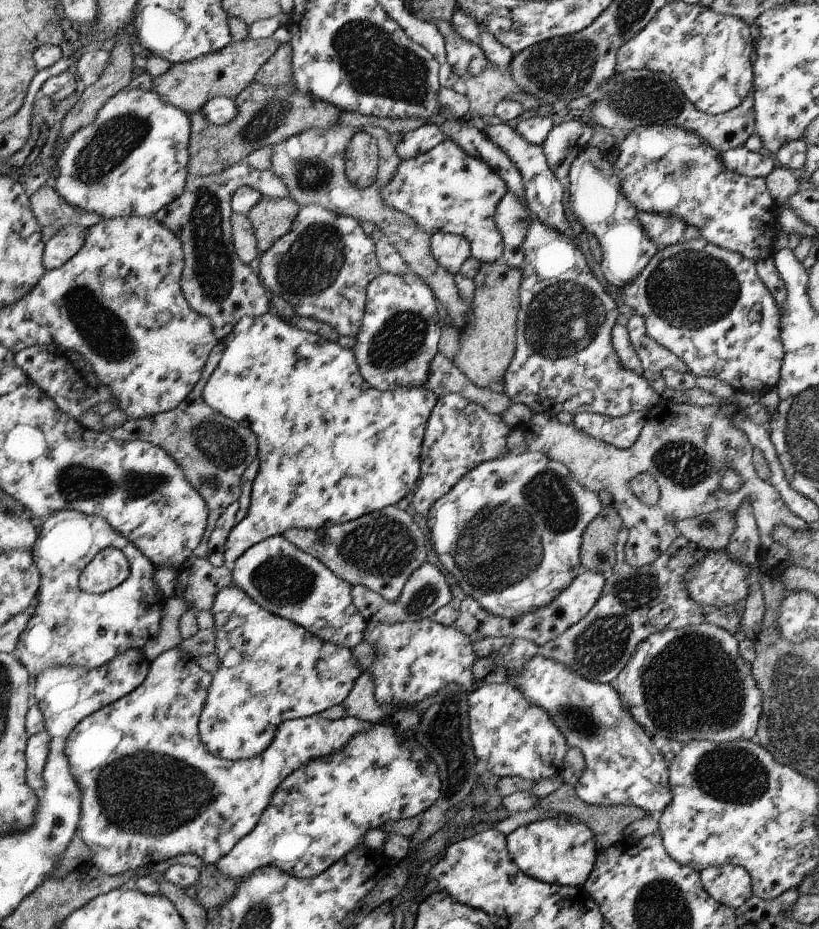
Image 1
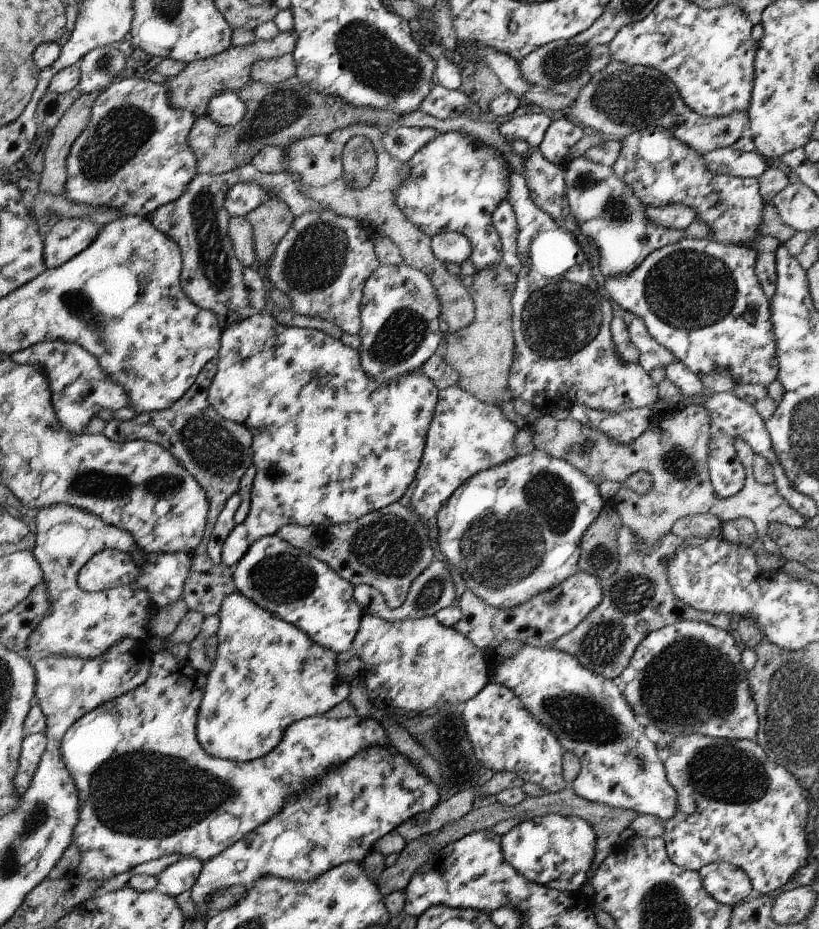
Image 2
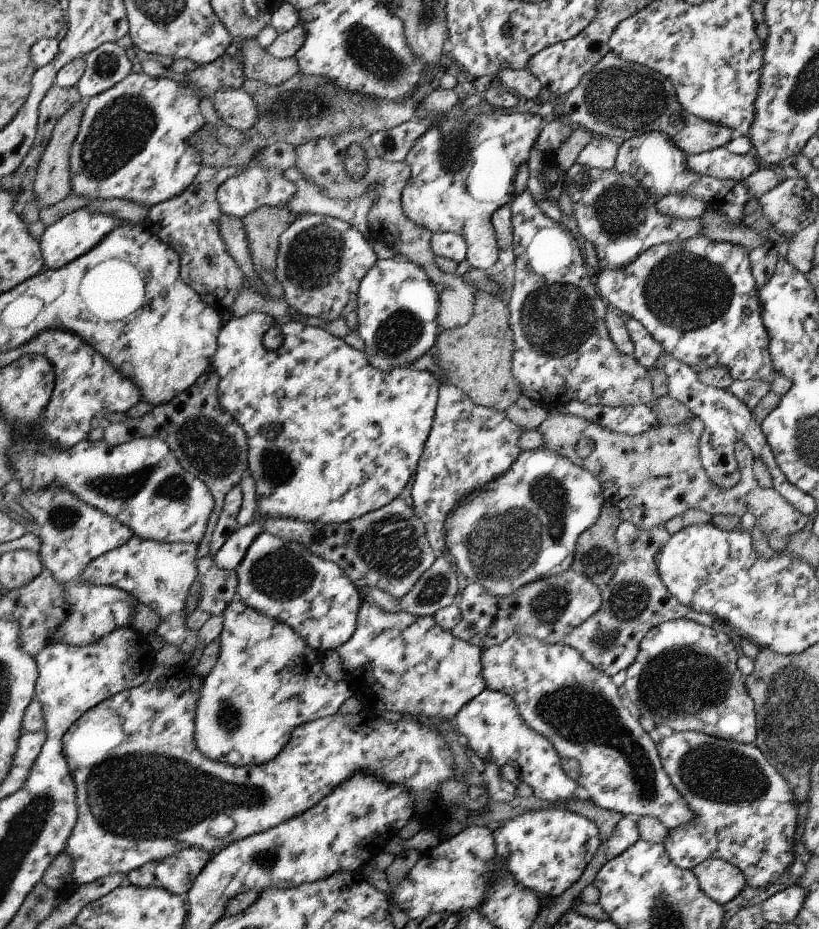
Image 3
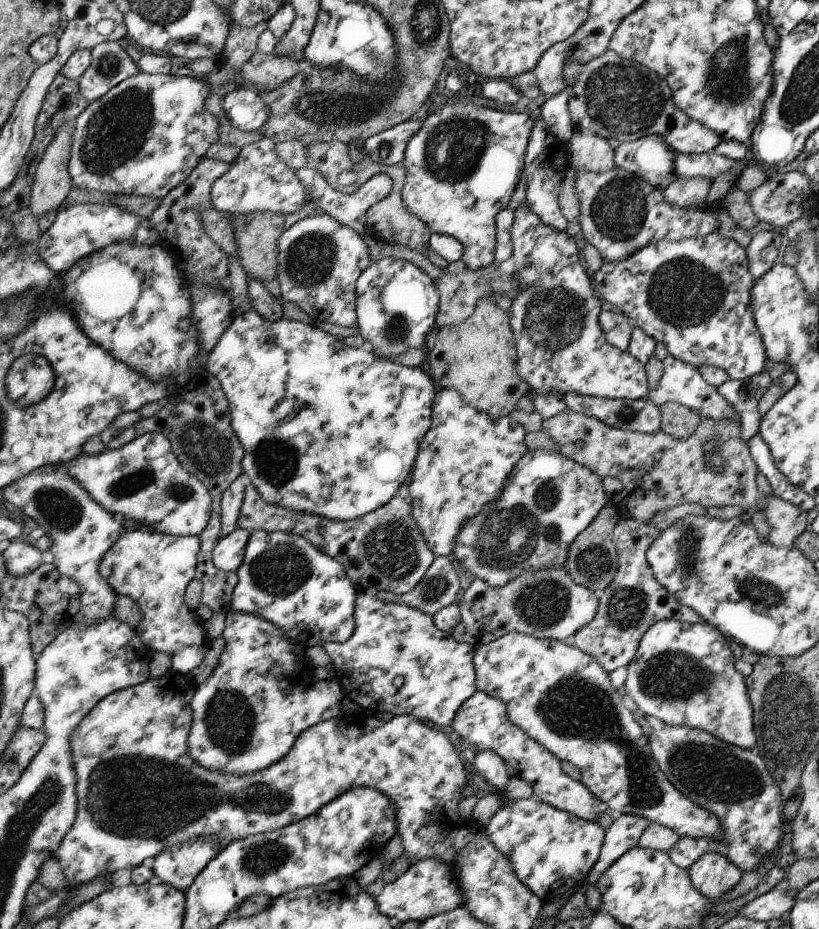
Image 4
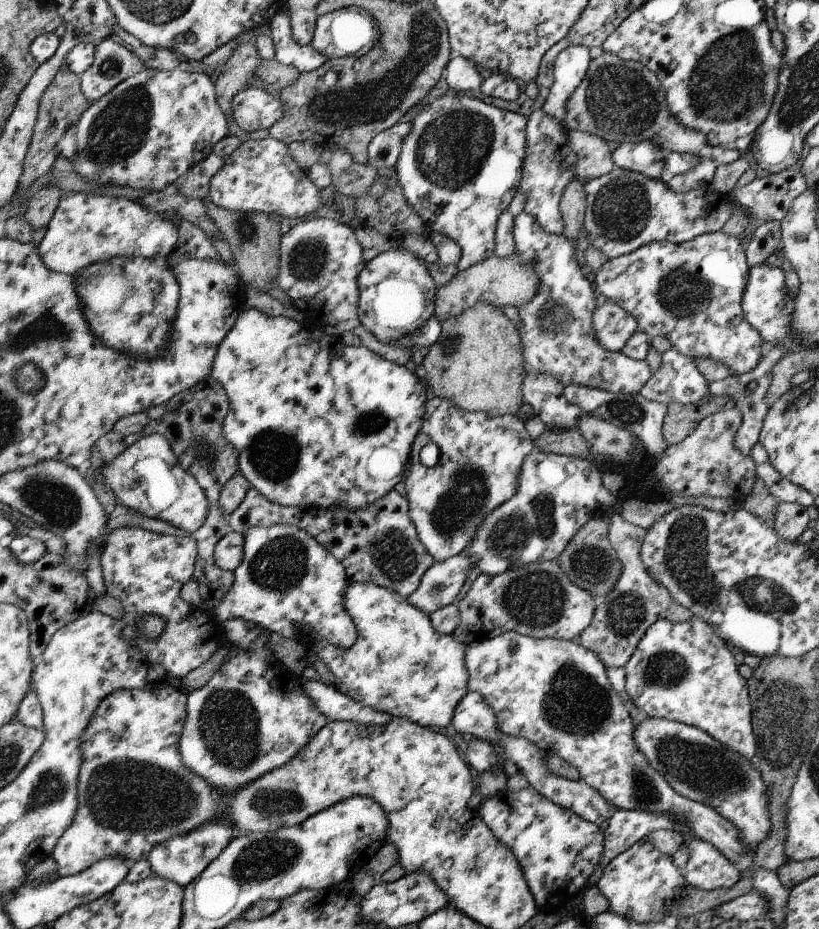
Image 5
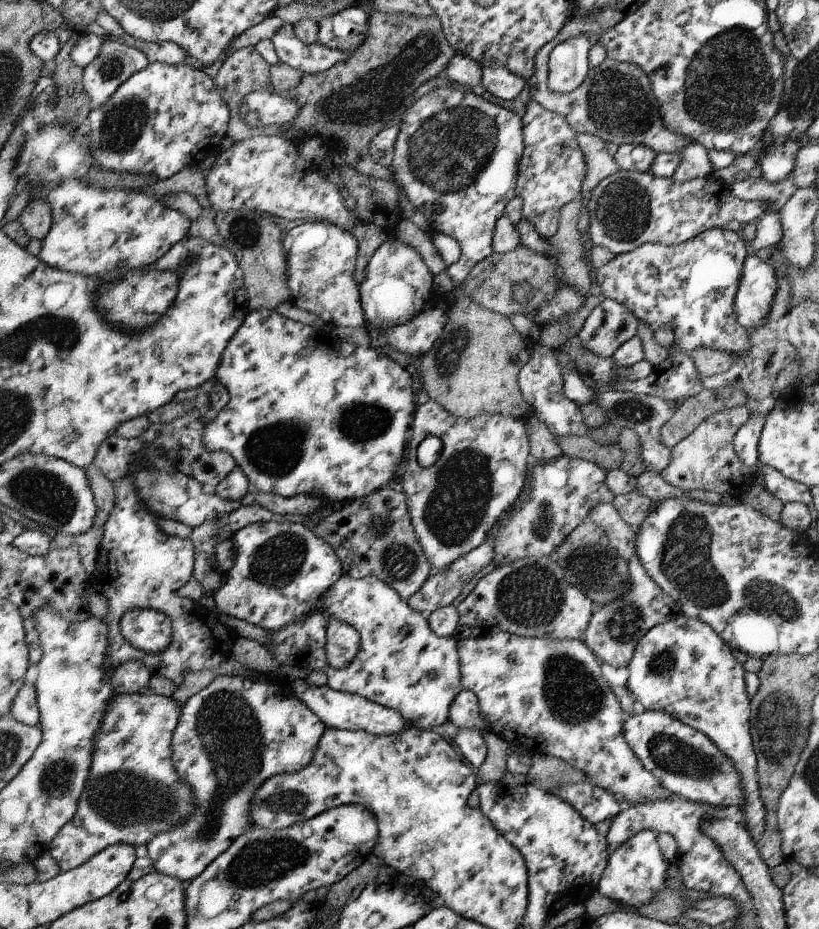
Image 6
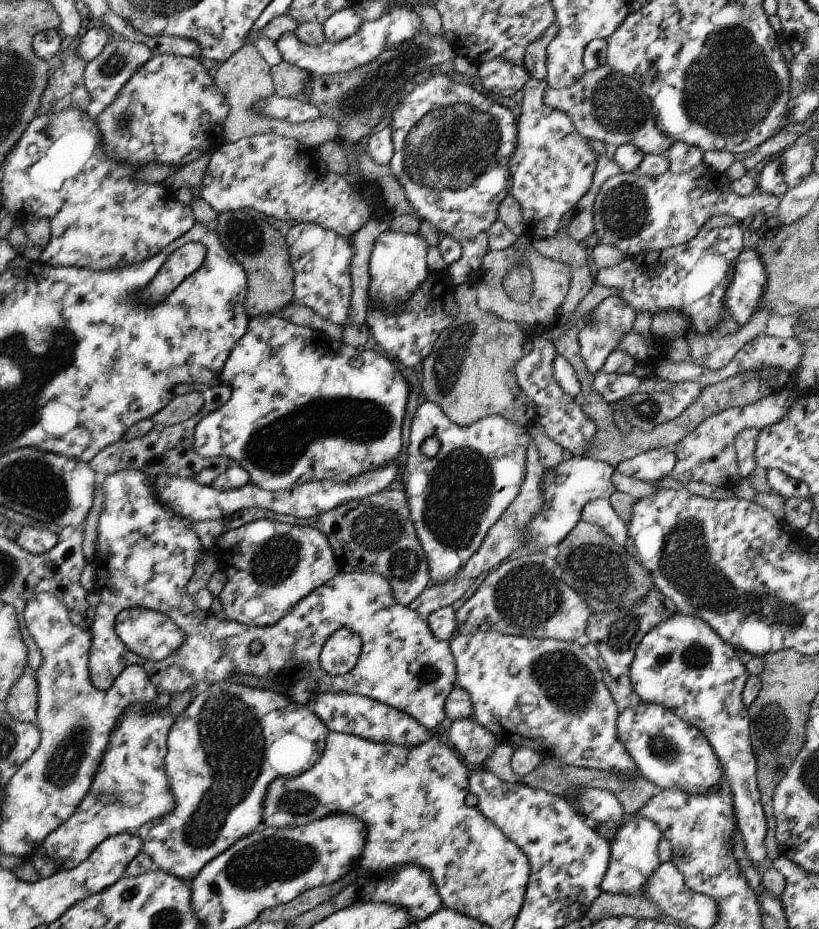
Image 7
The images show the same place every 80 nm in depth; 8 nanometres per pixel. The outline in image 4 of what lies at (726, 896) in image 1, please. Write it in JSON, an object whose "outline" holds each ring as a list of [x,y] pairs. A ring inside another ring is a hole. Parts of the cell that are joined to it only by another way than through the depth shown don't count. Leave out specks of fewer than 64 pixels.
{"outline":[[[706,852],[689,869],[693,887],[707,898],[720,900],[741,882],[742,873],[725,855]]]}

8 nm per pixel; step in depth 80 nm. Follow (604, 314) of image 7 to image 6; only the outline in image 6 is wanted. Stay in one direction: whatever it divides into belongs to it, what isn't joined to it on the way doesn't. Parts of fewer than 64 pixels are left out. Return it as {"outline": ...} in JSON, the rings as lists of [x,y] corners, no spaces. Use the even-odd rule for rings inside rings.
{"outline":[[[606,298],[590,312],[577,337],[584,350],[610,358],[636,335],[638,324],[636,316],[618,300]]]}

